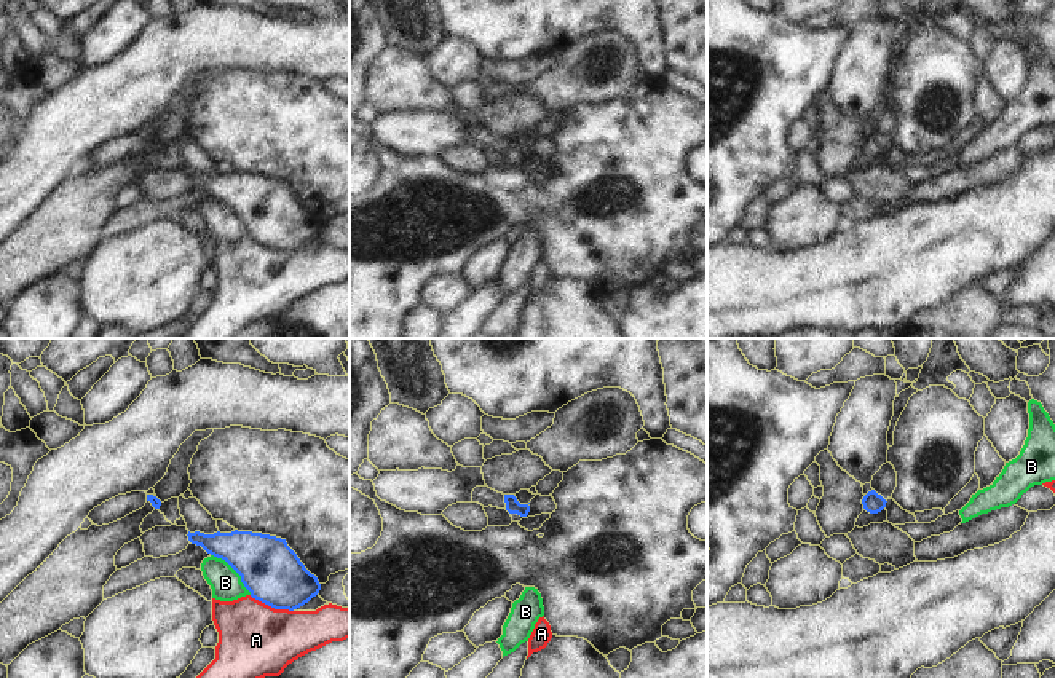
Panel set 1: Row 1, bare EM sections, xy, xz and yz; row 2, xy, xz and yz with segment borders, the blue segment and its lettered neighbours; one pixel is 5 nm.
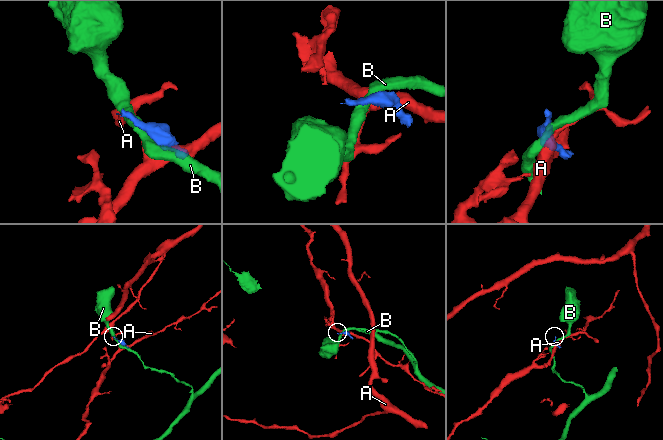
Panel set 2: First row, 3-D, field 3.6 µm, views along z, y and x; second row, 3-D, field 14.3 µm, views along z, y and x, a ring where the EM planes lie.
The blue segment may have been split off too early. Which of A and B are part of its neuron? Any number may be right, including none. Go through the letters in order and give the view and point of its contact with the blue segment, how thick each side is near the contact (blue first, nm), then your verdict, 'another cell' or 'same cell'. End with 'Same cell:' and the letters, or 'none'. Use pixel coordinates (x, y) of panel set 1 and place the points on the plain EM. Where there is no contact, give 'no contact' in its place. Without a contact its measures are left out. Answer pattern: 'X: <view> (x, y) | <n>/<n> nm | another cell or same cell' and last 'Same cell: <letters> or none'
A: xy (272, 249) | 300/380 nm | another cell
B: xy (235, 212) | 300/160 nm | another cell
Same cell: none

